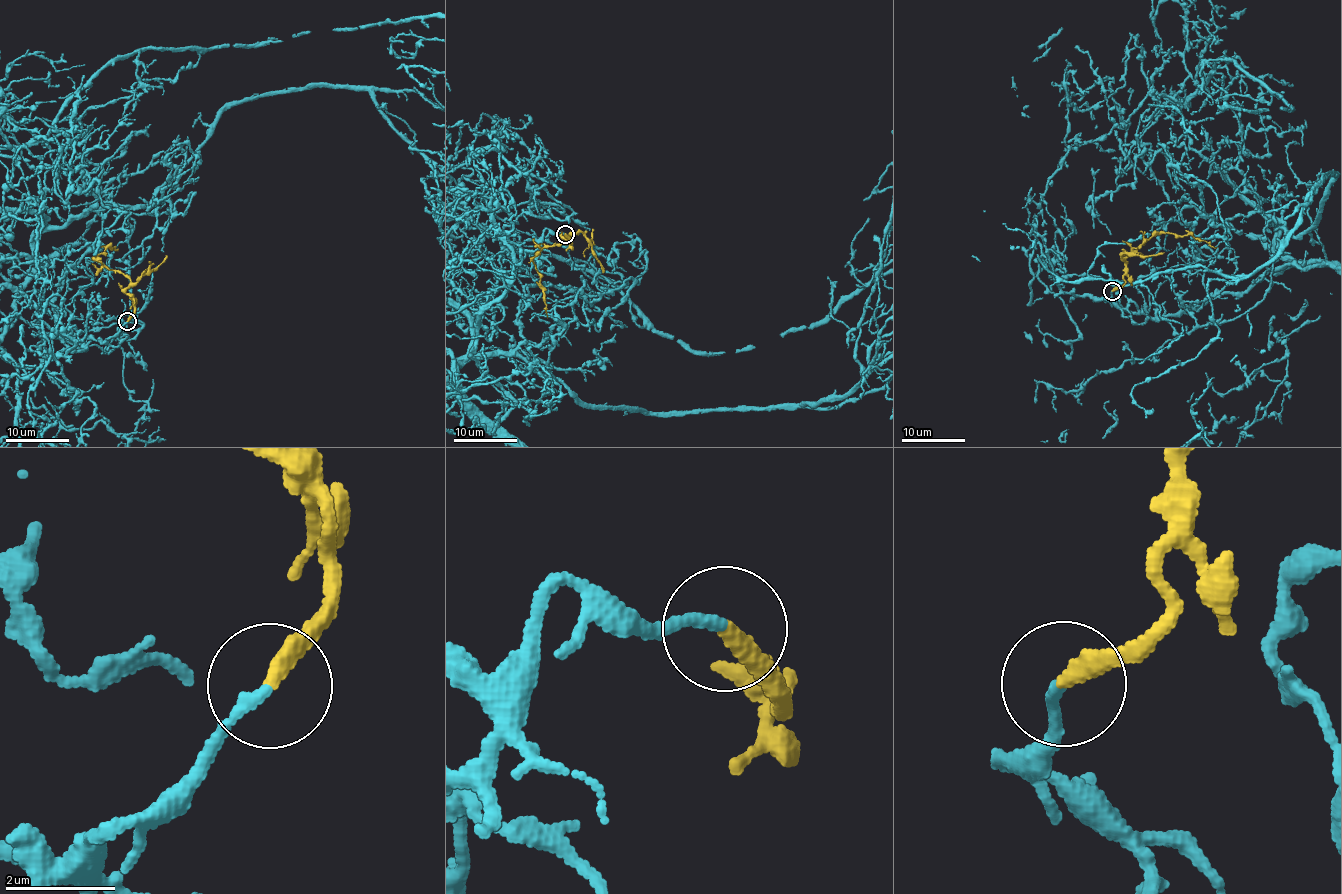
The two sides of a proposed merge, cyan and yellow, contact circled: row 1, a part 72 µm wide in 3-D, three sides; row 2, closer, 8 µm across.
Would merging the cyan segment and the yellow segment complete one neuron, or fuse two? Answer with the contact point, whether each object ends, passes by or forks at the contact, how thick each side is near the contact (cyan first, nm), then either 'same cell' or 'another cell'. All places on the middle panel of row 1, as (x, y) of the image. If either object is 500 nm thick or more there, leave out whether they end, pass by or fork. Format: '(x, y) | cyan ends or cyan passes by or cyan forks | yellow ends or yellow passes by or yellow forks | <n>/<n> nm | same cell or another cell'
(565, 234) | cyan ends | yellow ends | 220/320 nm | same cell

